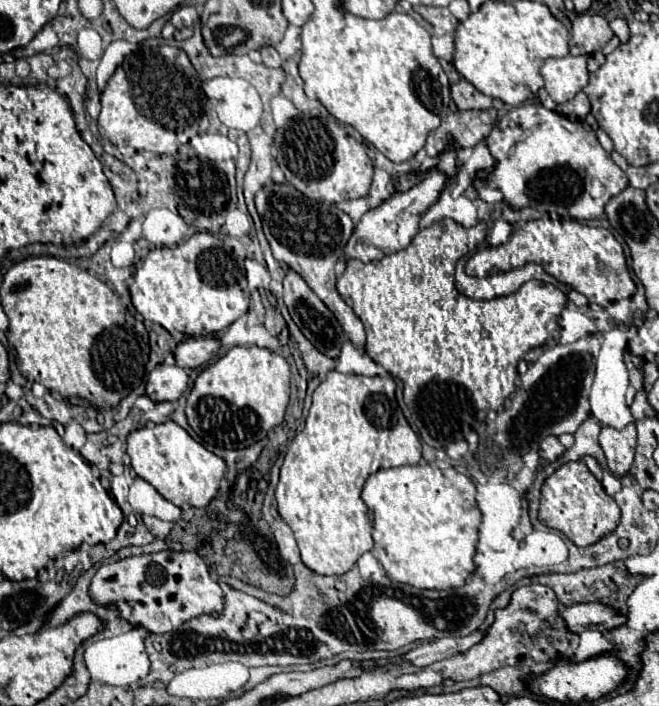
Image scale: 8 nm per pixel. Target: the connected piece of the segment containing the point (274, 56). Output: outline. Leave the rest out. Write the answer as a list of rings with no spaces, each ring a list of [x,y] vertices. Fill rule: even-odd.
[[[262,47],[260,55],[262,55],[262,63],[266,67],[280,67],[282,65],[282,59],[274,47]]]

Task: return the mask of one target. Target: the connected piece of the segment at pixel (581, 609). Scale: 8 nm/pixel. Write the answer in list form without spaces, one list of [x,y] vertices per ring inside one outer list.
[[[578,603],[564,607],[562,611],[558,609],[558,615],[564,619],[566,629],[570,633],[582,633],[584,629],[598,629],[598,631],[608,631],[614,627],[620,627],[626,619],[618,615],[614,609],[600,605],[600,603]]]

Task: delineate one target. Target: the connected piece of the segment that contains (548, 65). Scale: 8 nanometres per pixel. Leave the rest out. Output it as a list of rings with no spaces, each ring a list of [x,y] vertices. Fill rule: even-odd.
[[[566,55],[562,59],[546,59],[546,63],[542,65],[542,77],[546,93],[558,105],[566,103],[574,99],[574,95],[588,83],[586,57]]]

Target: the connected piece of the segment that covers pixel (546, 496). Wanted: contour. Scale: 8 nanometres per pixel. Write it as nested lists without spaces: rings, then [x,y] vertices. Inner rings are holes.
[[[584,461],[564,463],[558,471],[554,471],[542,485],[540,497],[540,523],[550,529],[562,531],[574,545],[588,547],[596,543],[602,535],[614,531],[620,523],[620,507],[616,501],[606,495],[600,481],[588,471]]]

